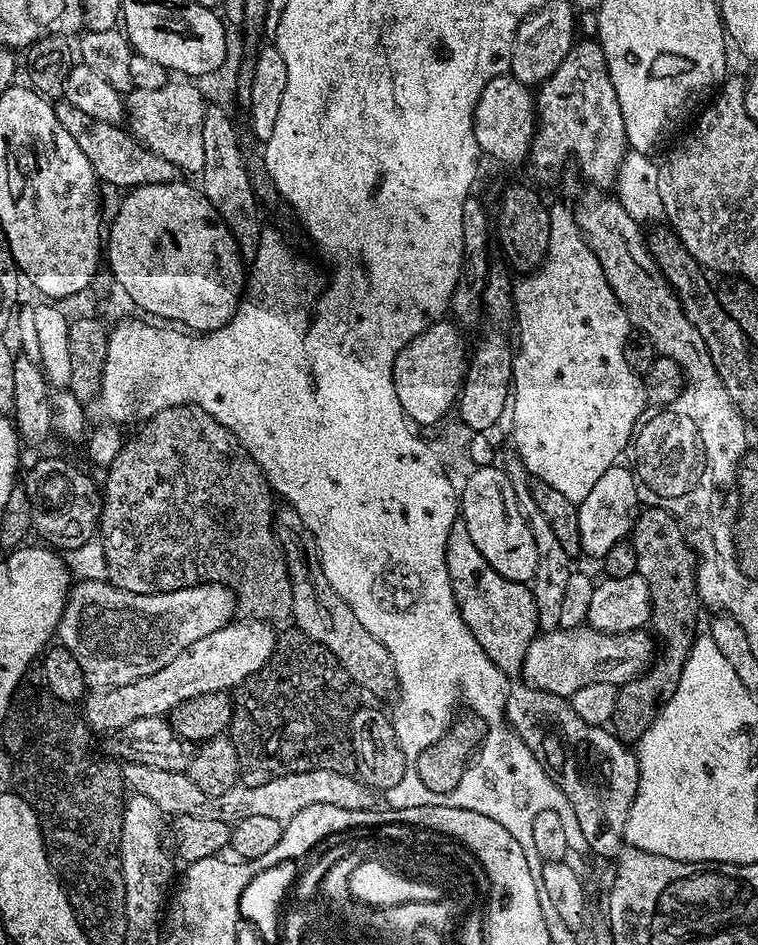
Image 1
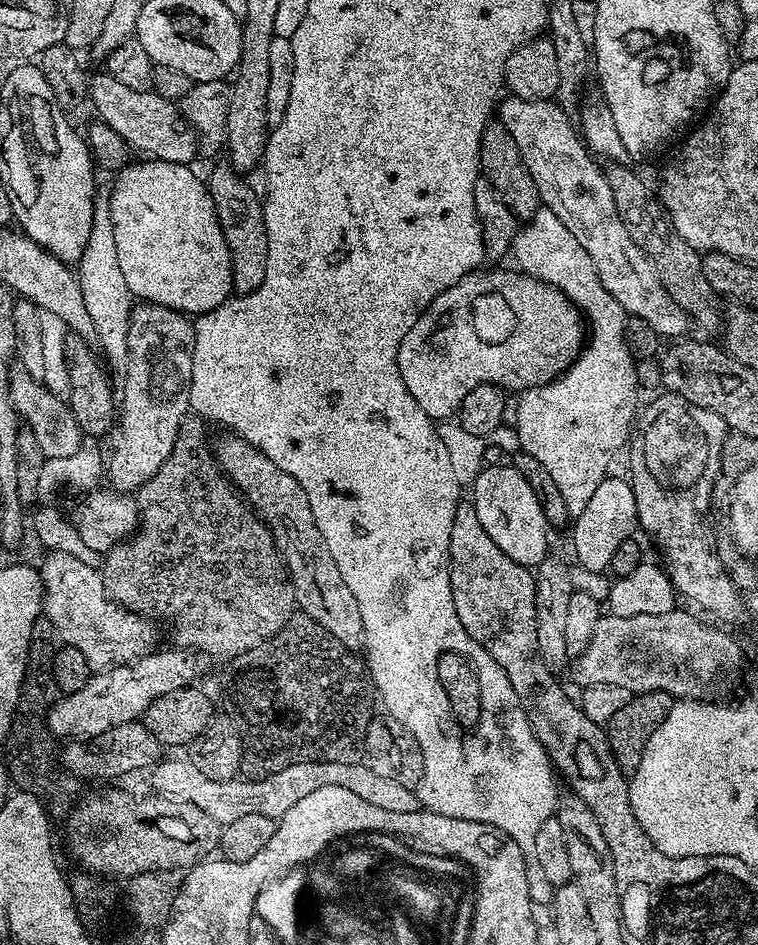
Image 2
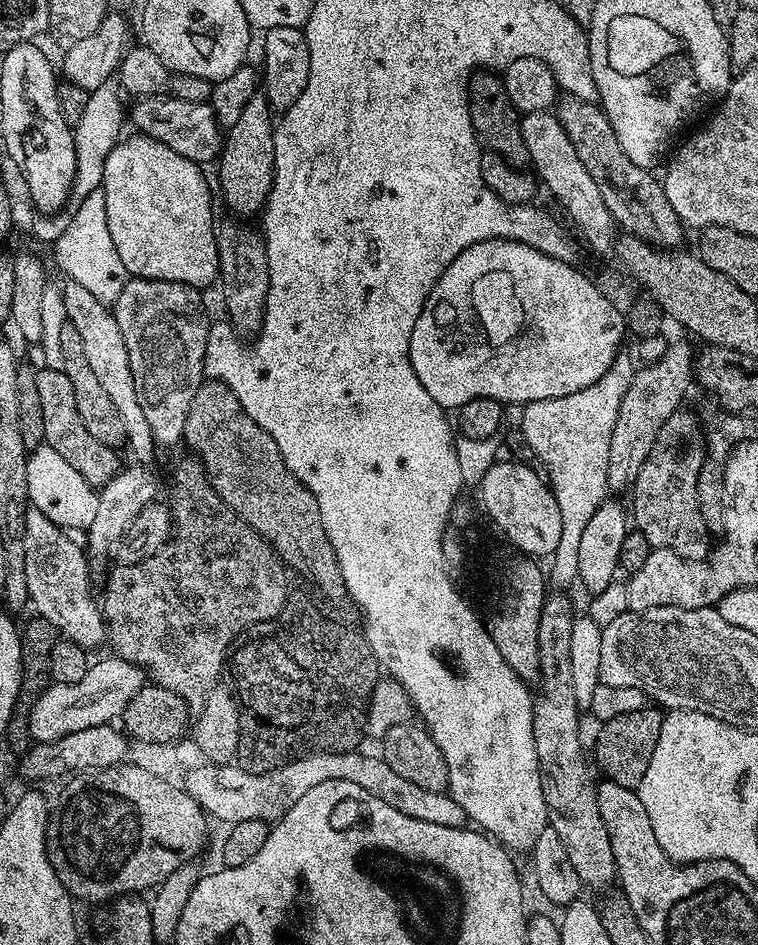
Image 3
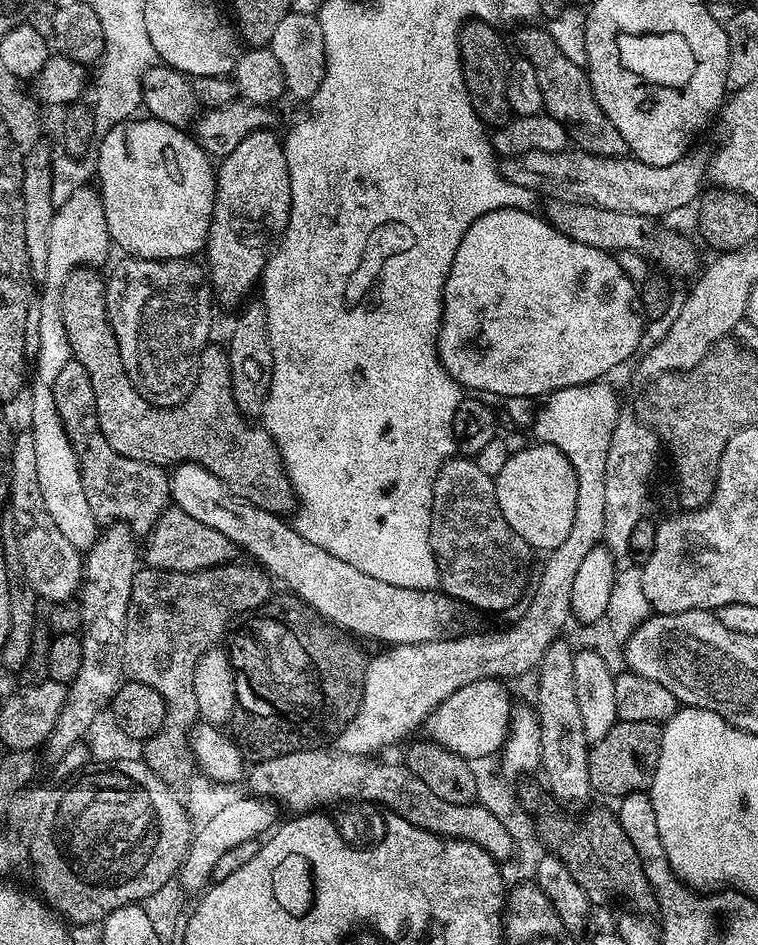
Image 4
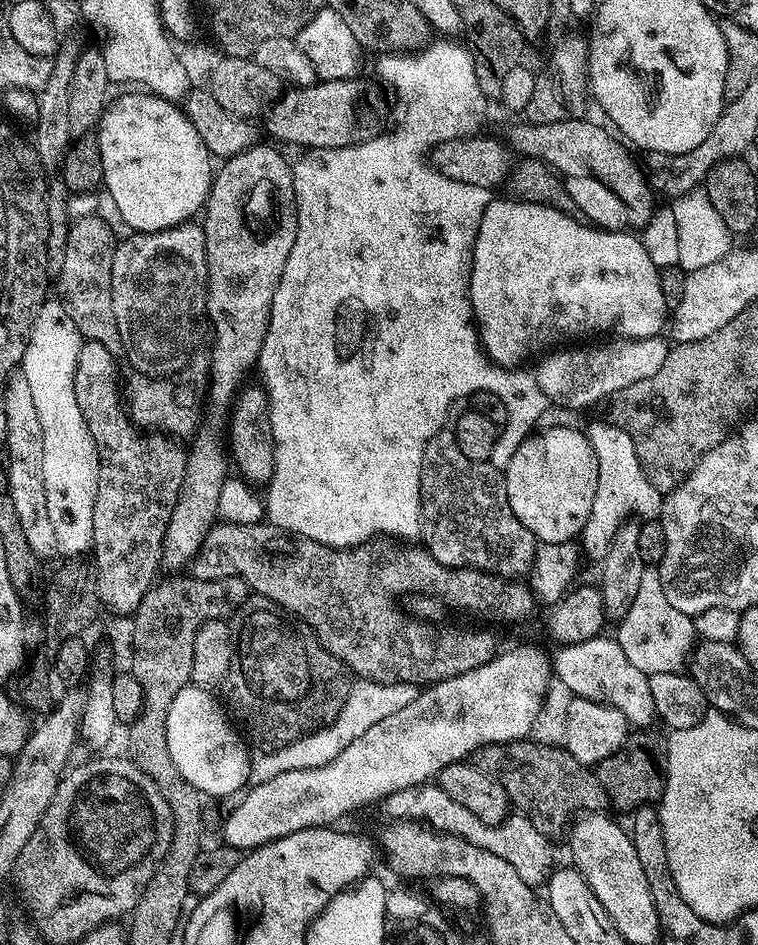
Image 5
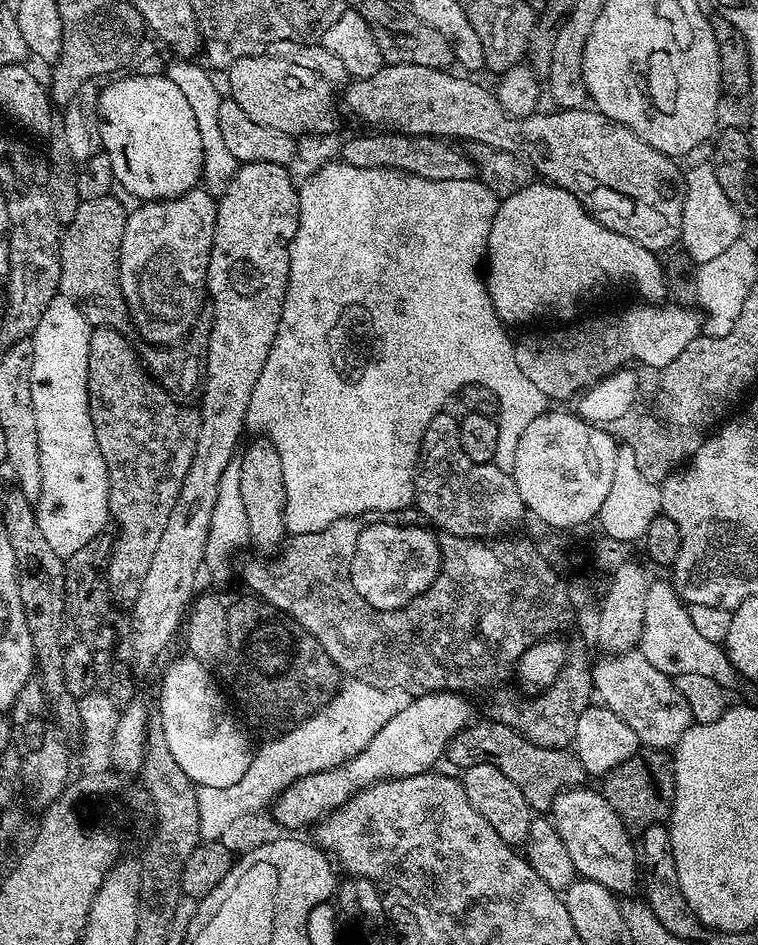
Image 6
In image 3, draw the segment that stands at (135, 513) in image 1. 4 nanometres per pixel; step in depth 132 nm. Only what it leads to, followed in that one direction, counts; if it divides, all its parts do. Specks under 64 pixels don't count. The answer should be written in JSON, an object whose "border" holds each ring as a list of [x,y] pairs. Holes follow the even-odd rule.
{"border":[[[199,459],[184,460],[172,472],[172,522],[175,528],[167,542],[150,558],[137,564],[116,564],[102,596],[106,640],[121,660],[136,664],[155,683],[174,690],[188,707],[200,708],[204,692],[220,667],[229,636],[253,620],[282,611],[290,598],[289,569],[274,550],[261,544],[255,532],[212,489]]]}

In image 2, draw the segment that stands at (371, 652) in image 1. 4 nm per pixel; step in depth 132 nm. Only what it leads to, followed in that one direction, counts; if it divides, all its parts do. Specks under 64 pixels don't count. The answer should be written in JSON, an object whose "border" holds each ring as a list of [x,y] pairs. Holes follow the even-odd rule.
{"border":[[[224,435],[228,436],[222,437],[214,444],[216,462],[224,471],[225,476],[231,480],[237,493],[244,497],[248,507],[264,521],[270,534],[276,540],[280,540],[280,556],[283,557],[284,563],[289,568],[290,577],[293,578],[295,585],[294,591],[300,597],[300,601],[304,603],[303,609],[306,616],[321,624],[326,624],[333,630],[339,637],[342,647],[353,650],[363,649],[364,627],[362,626],[362,614],[358,610],[358,598],[354,598],[354,594],[350,594],[350,586],[346,586],[346,582],[342,578],[342,570],[338,570],[338,566],[334,562],[334,558],[322,538],[322,530],[318,530],[318,522],[314,522],[314,510],[310,506],[310,498],[306,498],[306,490],[302,490],[300,483],[290,474],[286,474],[286,470],[274,466],[274,462],[270,462],[270,458],[266,458],[266,454],[262,454],[260,448],[246,442],[241,436]]]}

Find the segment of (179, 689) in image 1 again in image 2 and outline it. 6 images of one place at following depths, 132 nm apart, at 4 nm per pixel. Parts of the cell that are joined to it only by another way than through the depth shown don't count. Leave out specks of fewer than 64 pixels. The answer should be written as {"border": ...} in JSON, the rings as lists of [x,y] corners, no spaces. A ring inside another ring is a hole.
{"border":[[[170,646],[165,652],[160,651],[150,652],[135,664],[117,664],[114,668],[97,671],[88,679],[86,686],[82,686],[82,690],[61,695],[47,712],[48,731],[56,738],[61,738],[61,736],[64,736],[63,738],[91,738],[114,726],[137,723],[150,706],[150,702],[162,698],[162,694],[170,694],[170,690],[178,690],[180,685],[195,671],[192,659],[181,655],[176,646]]]}

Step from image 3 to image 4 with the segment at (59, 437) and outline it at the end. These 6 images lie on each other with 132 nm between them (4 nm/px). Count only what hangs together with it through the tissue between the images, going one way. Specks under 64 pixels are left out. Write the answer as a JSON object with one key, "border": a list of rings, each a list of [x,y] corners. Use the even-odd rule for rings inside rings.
{"border":[[[70,359],[66,366],[54,378],[54,406],[58,410],[58,418],[62,418],[62,426],[74,446],[74,454],[78,458],[78,466],[82,474],[82,490],[86,490],[86,502],[90,502],[90,514],[94,514],[97,525],[107,526],[113,522],[123,522],[136,534],[147,534],[158,522],[158,518],[170,506],[172,491],[168,485],[169,473],[159,464],[138,462],[134,458],[126,458],[106,442],[106,434],[98,426],[98,414],[94,406],[94,386],[90,386],[90,374],[86,374],[86,366],[82,362]]]}

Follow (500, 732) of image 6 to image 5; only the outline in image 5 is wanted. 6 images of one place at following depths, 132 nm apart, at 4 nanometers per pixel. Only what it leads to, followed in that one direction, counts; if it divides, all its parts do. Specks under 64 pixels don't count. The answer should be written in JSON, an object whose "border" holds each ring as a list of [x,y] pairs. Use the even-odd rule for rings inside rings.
{"border":[[[525,738],[516,741],[510,741],[508,744],[494,744],[486,748],[480,749],[478,753],[479,759],[482,758],[482,767],[485,772],[488,772],[494,779],[502,784],[503,790],[508,795],[511,807],[515,809],[517,813],[523,813],[527,818],[542,832],[542,834],[549,838],[556,838],[569,831],[570,825],[577,819],[578,814],[596,814],[601,810],[607,809],[609,807],[608,795],[606,790],[602,786],[602,782],[598,777],[596,777],[595,771],[589,765],[578,762],[578,758],[574,758],[568,752],[568,749],[563,746],[553,746],[550,743],[539,743],[532,738]]]}

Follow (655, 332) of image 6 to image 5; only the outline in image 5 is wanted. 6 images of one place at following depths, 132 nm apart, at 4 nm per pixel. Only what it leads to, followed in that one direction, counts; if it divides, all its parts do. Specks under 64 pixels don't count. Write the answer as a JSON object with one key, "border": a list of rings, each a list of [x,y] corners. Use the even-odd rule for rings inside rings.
{"border":[[[651,336],[650,338],[646,338],[645,340],[621,340],[617,339],[616,344],[604,344],[608,342],[600,342],[597,348],[580,348],[584,346],[564,346],[559,350],[551,351],[548,354],[548,358],[541,364],[540,369],[535,369],[534,375],[536,377],[536,381],[538,382],[538,386],[542,386],[542,394],[546,394],[546,398],[553,405],[556,404],[560,408],[588,408],[591,404],[600,404],[605,399],[605,392],[612,392],[617,390],[617,388],[622,388],[626,384],[631,384],[634,380],[639,380],[643,376],[648,376],[648,373],[652,373],[654,371],[659,370],[662,366],[662,362],[666,362],[666,354],[668,353],[669,345],[667,343],[663,344],[663,339],[657,338],[655,336]]]}

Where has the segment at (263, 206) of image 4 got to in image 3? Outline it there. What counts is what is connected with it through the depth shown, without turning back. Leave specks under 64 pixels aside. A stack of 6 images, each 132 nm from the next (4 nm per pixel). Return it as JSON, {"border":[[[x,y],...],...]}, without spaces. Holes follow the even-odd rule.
{"border":[[[257,94],[246,102],[242,114],[238,114],[238,122],[227,129],[222,140],[218,157],[220,164],[220,192],[224,200],[233,208],[240,218],[252,218],[261,211],[268,202],[274,178],[274,109],[268,103],[268,97]]]}

